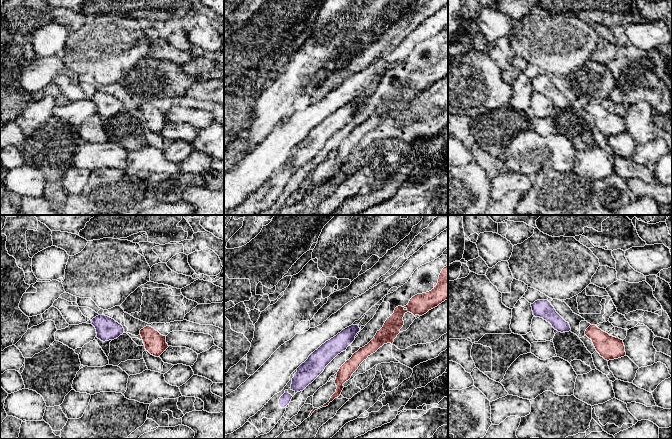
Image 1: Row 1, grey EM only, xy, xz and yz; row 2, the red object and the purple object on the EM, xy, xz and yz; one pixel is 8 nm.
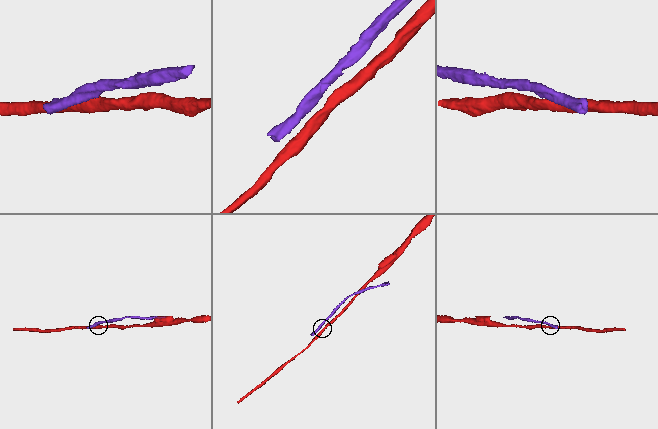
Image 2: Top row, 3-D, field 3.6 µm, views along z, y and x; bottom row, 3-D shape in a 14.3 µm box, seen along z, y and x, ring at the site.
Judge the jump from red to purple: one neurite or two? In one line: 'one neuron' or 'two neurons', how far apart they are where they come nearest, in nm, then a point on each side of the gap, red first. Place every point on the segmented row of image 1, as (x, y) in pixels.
two neurons; gap 70 nm; span xz (352, 355), (346, 348)

